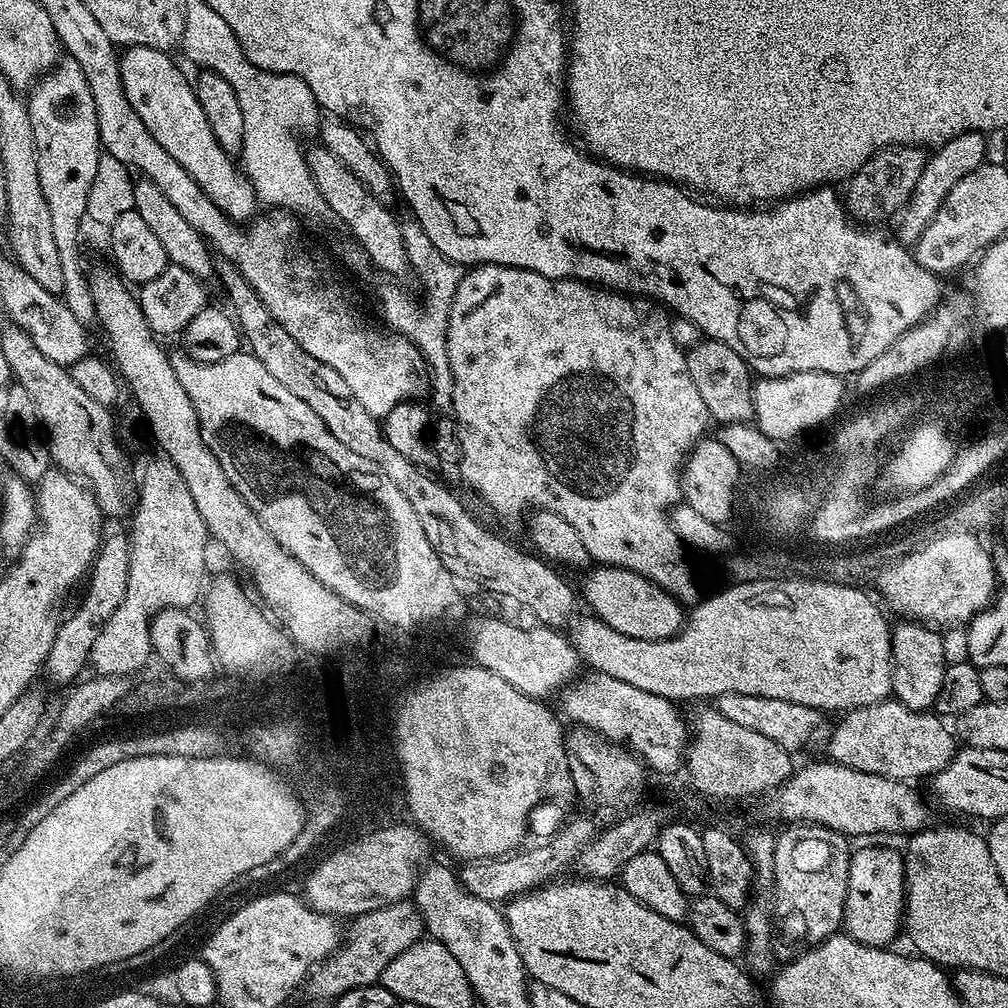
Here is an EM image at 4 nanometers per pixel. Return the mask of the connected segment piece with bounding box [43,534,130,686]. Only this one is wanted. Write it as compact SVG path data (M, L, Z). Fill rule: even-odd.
M112 536L103 541L96 559L92 561L90 575L87 577L88 589L76 608L76 613L68 621L61 623L54 634L54 642L50 654L46 658L43 671L56 684L71 685L81 679L83 668L89 667L92 658L94 638L102 630L102 626L122 606L122 598L126 598L126 586L130 582L130 550L128 536Z

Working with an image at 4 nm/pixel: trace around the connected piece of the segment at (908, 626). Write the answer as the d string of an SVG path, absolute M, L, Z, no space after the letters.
M900 622L892 628L892 696L902 706L917 710L928 710L935 705L938 690L942 690L945 670L942 658L942 635L935 627L923 622Z

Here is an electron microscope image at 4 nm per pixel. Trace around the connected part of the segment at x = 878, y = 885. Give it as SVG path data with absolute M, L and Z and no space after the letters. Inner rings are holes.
M856 848L848 871L848 893L844 907L843 931L871 948L888 948L905 923L905 857L892 848Z

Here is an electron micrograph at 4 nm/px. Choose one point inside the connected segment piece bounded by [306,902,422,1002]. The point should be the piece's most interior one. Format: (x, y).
(372, 941)

